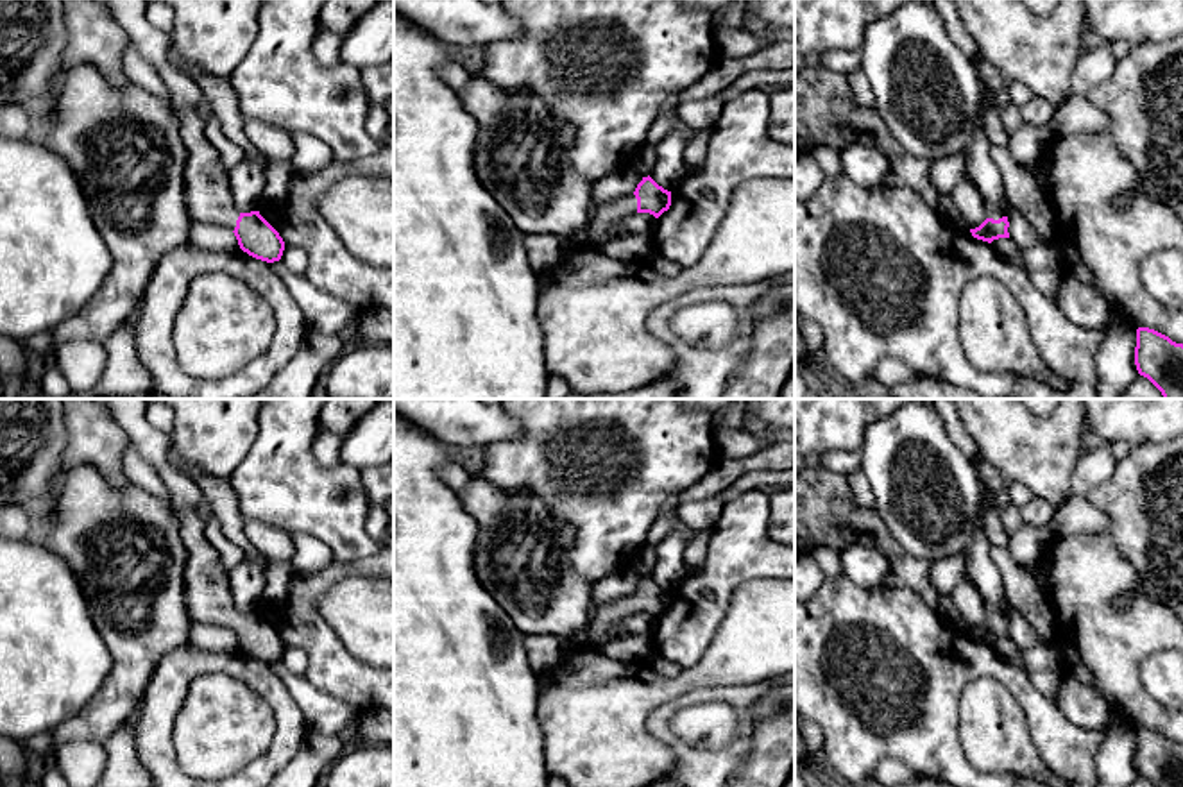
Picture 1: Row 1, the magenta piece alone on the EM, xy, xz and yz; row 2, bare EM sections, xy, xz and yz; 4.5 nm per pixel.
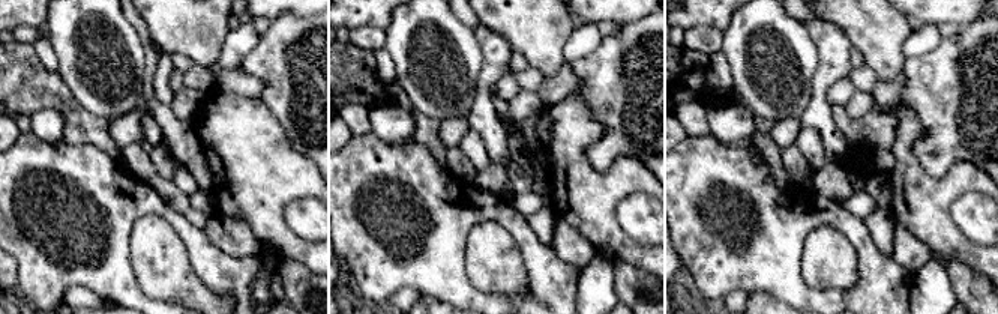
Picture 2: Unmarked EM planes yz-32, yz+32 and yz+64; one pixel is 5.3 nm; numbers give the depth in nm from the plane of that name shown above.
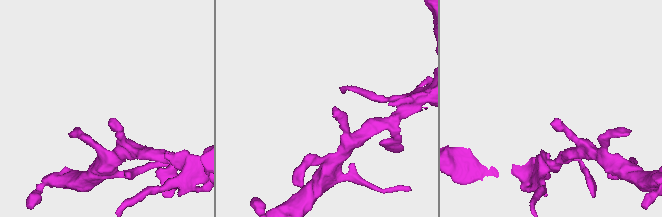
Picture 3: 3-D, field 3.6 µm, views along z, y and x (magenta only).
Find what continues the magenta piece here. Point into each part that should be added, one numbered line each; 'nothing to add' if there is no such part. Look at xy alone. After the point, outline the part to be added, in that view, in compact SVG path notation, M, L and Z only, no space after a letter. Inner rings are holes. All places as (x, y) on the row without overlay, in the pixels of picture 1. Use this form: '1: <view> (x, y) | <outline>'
1: xy (208, 594) | M109 399L109 413L172 495L188 553L184 569L188 614L193 622L222 622L234 631L240 612L220 553L206 537L206 520L200 515L204 494L197 481L170 461L172 438L147 420L145 406L145 399Z

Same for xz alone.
1: xz (604, 616) | M635 596L625 599L621 606L617 605L592 606L591 621L589 621L591 637L601 644L607 639L609 630L612 628L612 624L617 621L621 614L637 614Z

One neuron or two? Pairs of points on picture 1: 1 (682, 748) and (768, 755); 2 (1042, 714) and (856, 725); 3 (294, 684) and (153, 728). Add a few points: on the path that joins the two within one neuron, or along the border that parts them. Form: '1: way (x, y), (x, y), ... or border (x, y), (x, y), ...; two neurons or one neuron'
1: border (752, 712), (750, 752), (738, 768); two neurons
2: way (997, 668), (922, 666), (902, 685); one neuron
3: border (269, 664), (299, 703), (306, 721); two neurons

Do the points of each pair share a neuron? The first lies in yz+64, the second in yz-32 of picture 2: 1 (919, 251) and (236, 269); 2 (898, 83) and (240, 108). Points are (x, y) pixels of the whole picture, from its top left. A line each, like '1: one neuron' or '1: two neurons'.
1: two neurons
2: two neurons

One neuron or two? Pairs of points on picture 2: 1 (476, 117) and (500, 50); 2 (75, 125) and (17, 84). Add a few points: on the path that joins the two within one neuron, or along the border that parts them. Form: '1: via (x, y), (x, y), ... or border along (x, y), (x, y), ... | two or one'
1: via (482, 101), (483, 84), (495, 66) | one
2: via (66, 108), (47, 89), (33, 87) | one

